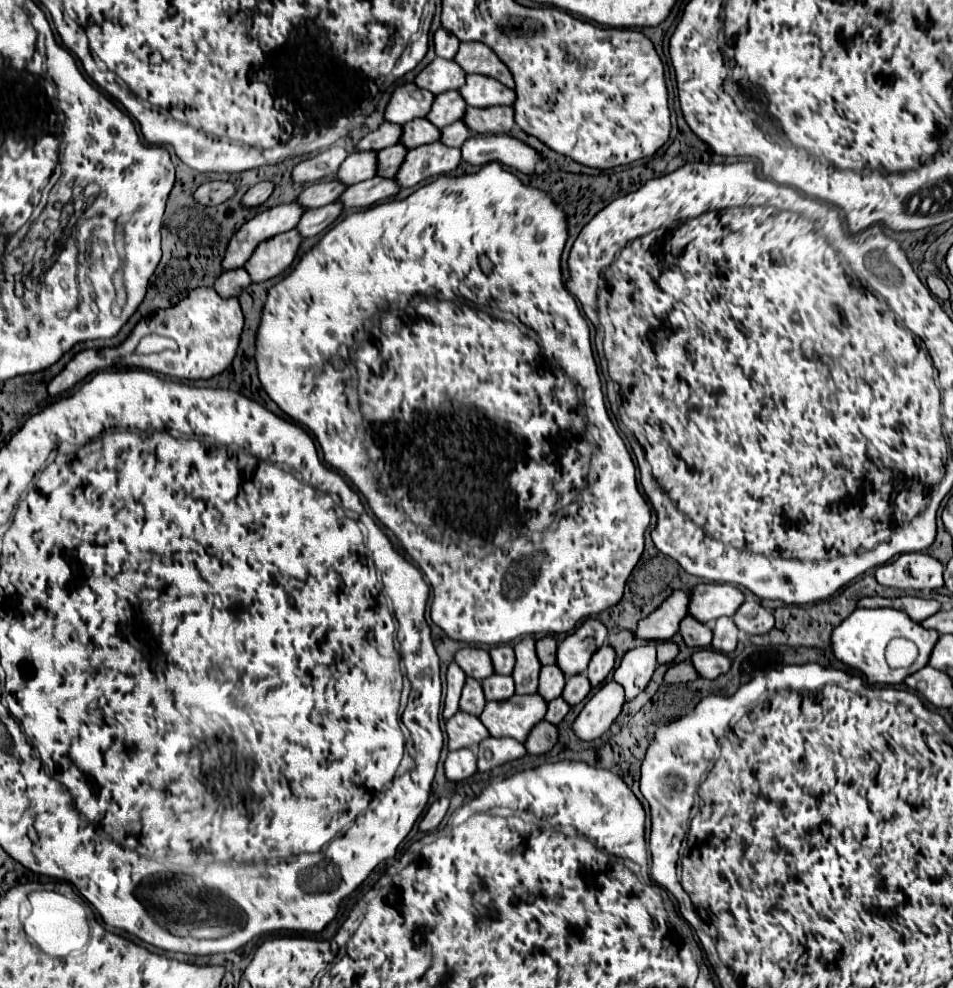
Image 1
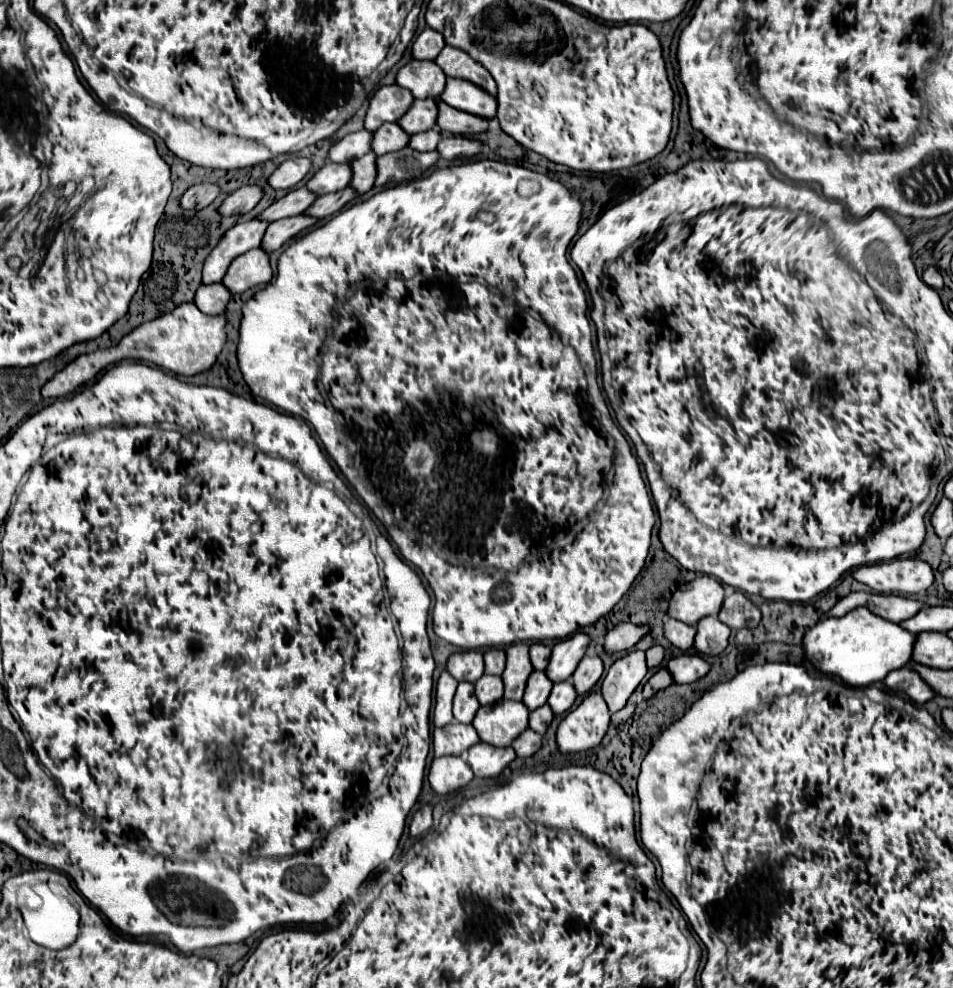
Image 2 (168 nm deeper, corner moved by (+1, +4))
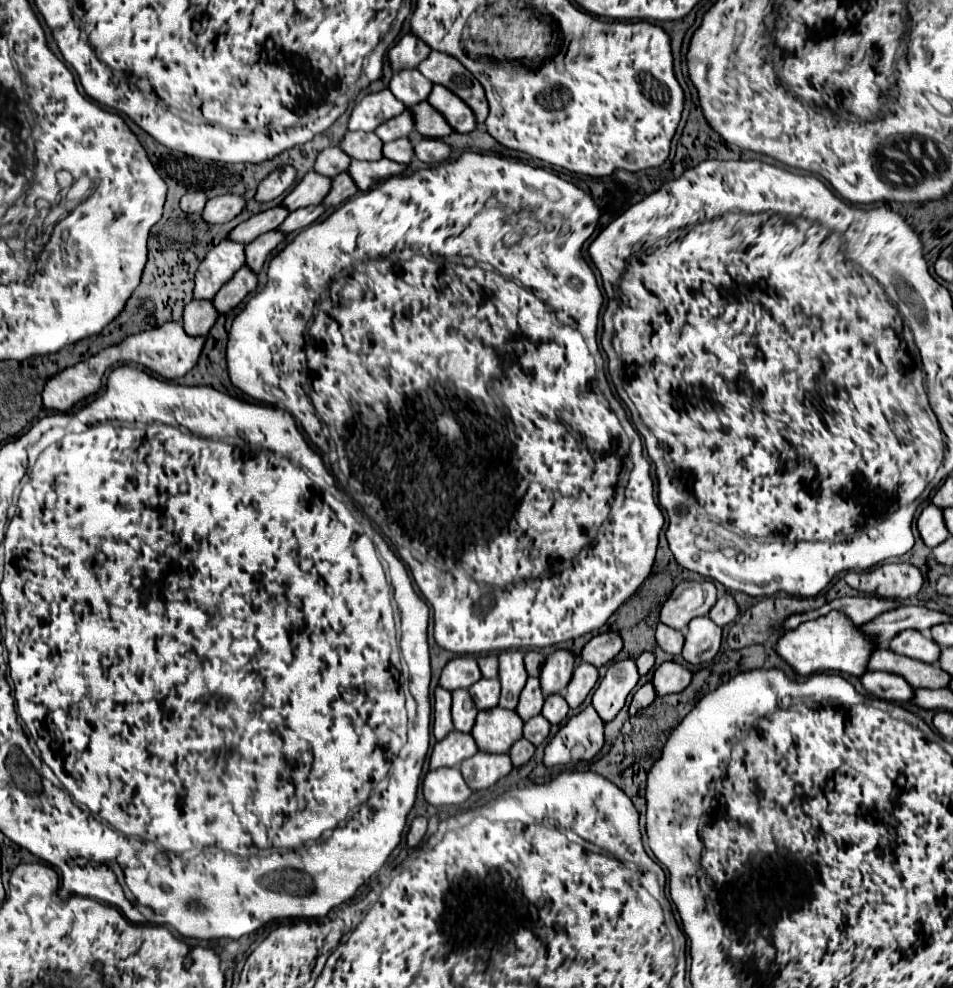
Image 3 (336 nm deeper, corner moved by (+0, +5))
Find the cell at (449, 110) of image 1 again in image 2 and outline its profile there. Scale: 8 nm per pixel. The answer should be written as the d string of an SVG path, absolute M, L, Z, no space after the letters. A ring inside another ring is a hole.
M416 99L398 123L410 135L436 127L436 99Z

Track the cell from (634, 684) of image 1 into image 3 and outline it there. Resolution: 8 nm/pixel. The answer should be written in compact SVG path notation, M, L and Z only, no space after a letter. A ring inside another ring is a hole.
M635 660L613 662L607 668L605 678L593 694L593 708L603 718L603 722L611 722L617 716L617 712L625 704L625 698L635 688L637 680L639 672Z

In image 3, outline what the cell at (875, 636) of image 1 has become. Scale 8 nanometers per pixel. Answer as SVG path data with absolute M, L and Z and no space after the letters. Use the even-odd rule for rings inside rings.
M829 612L811 622L803 622L795 630L785 632L773 646L779 658L783 658L799 676L811 676L819 672L847 672L853 676L863 676L867 672L867 662L875 644L871 638L861 634L849 618L839 612Z

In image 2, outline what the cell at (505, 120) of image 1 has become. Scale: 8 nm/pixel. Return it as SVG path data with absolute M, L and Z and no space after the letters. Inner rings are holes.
M444 101L438 103L438 127L444 133L454 133L454 135L476 135L488 129L490 121L480 119L478 115L468 115L466 111L456 111L448 107Z

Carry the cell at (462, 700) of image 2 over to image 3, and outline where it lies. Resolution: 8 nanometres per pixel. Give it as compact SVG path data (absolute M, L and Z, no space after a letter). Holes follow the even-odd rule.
M455 690L453 692L453 706L451 706L451 714L453 714L453 726L459 732L469 734L473 724L475 724L475 716L477 716L477 708L471 700L471 694L467 690Z

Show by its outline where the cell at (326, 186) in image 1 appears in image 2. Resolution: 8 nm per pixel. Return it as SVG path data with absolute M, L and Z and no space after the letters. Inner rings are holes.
M308 187L294 189L288 195L284 195L282 199L274 201L258 217L272 223L272 221L278 221L278 219L284 219L284 217L292 217L292 215L298 215L298 213L304 213L316 201L316 197L318 195L312 195L312 191L308 191Z

